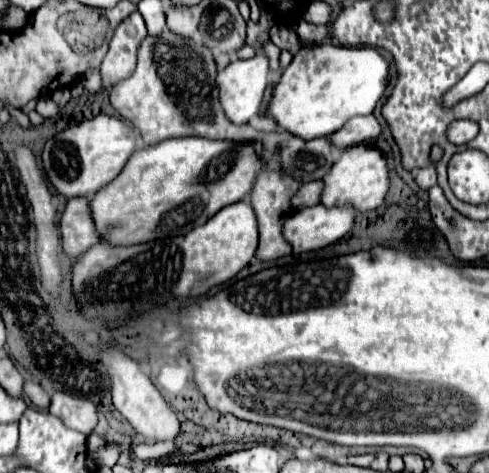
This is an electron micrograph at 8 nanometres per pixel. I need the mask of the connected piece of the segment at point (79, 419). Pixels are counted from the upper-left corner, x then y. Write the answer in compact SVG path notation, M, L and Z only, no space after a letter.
M57 391L51 395L49 413L57 415L67 427L89 435L97 425L97 409L89 399L77 399L69 393Z

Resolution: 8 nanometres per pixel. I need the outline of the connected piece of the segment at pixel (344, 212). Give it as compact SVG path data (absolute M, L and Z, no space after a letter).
M351 205L305 207L285 221L283 235L295 253L323 249L353 229L355 215L357 211Z

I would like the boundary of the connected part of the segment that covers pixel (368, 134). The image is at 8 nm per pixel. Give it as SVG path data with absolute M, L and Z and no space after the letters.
M365 115L365 117L353 117L341 131L331 135L331 141L339 149L347 149L353 145L367 143L371 139L377 139L381 135L381 123L377 121L375 115Z

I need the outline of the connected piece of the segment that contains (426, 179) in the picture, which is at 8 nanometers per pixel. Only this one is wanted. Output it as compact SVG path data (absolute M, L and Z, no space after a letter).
M427 165L423 169L415 169L413 175L415 175L415 181L421 185L421 189L425 189L425 191L431 189L437 183L437 169L435 169L435 165Z

